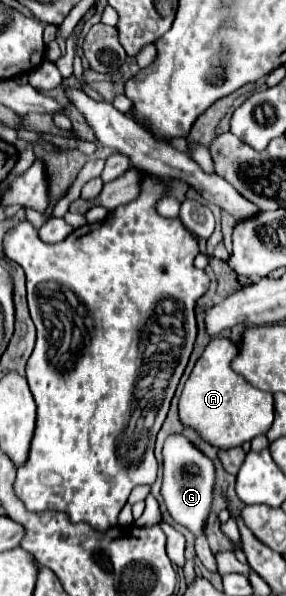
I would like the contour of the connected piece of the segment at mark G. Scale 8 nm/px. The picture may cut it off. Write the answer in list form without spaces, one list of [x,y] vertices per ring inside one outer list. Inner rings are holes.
[[[171,434],[163,444],[161,496],[165,500],[165,506],[171,514],[171,518],[195,534],[195,552],[197,552],[199,560],[205,564],[205,568],[209,568],[211,572],[215,572],[217,568],[215,568],[213,552],[211,552],[209,542],[207,542],[205,526],[207,526],[207,518],[209,518],[211,508],[213,508],[213,488],[215,488],[215,464],[213,464],[213,460],[207,454],[203,454],[183,434]],[[185,472],[187,472],[187,476],[183,476]]]

